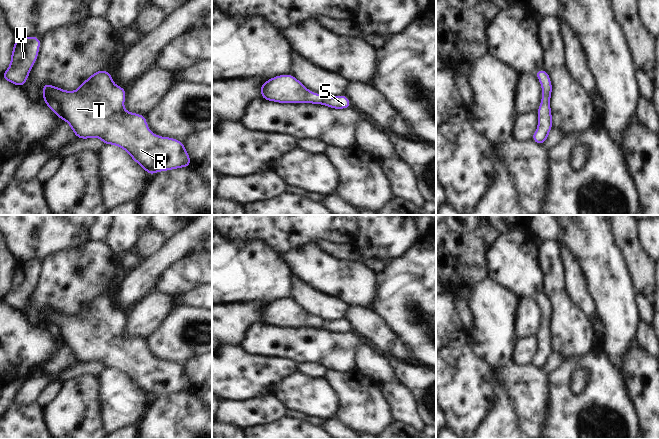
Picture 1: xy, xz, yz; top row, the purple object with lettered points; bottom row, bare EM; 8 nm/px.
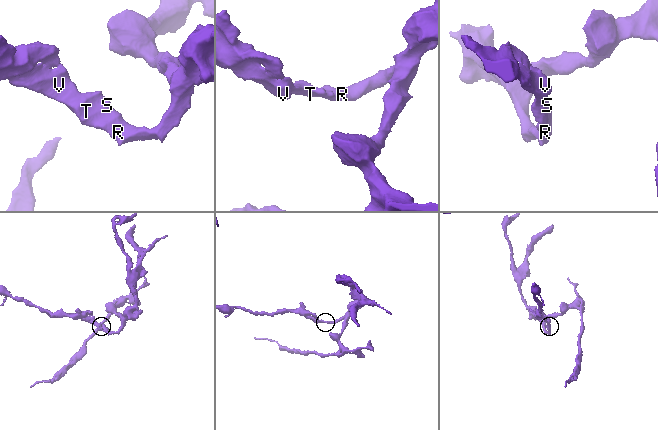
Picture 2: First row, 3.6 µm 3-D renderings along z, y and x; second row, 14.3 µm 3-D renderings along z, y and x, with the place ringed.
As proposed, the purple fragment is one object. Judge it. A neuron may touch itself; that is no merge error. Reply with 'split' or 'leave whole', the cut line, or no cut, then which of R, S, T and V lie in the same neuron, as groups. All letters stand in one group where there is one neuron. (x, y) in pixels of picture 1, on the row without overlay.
leave whole; no cut; R S T V

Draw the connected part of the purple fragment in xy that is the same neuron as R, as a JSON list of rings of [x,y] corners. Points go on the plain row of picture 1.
[[[107,294],[93,297],[83,305],[77,315],[65,315],[45,307],[42,320],[47,329],[61,344],[65,344],[79,363],[97,361],[104,369],[113,368],[124,373],[149,399],[181,391],[190,391],[191,383],[182,365],[152,357],[146,340],[124,333],[126,312],[117,310]]]

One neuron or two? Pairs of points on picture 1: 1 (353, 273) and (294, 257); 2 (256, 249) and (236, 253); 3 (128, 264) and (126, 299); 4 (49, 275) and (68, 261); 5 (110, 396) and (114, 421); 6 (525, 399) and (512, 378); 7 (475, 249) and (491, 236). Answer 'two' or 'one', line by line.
1: one
2: one
3: two
4: one
5: one
6: one
7: one

